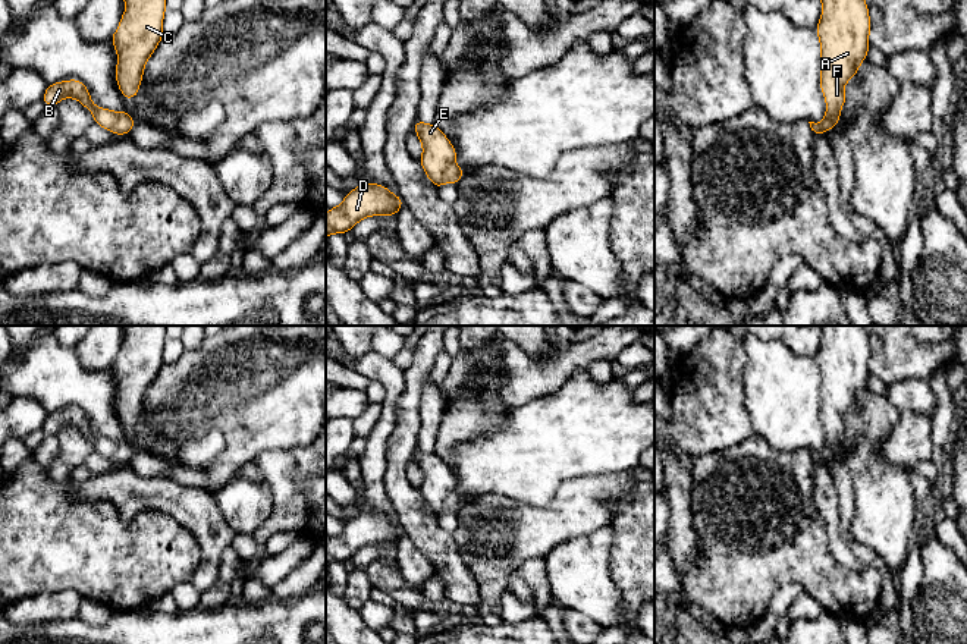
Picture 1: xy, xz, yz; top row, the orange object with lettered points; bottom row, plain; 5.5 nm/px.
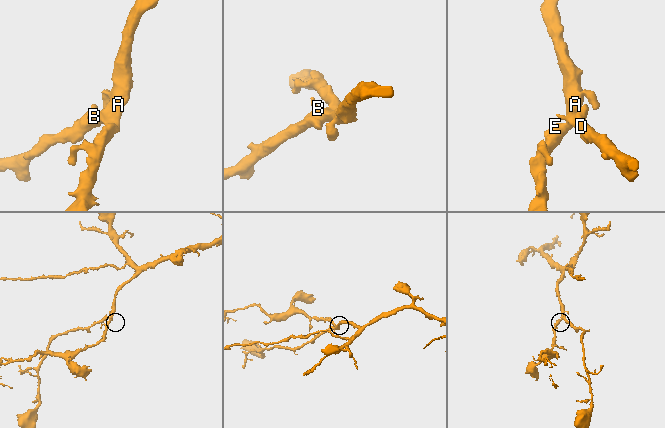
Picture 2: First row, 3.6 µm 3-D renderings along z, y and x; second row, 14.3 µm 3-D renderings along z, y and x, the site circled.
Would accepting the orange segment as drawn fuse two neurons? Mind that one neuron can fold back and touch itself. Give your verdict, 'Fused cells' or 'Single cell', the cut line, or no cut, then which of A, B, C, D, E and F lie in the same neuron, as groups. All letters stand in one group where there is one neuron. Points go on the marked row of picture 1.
Single cell. No split. Groups: A B C D E F

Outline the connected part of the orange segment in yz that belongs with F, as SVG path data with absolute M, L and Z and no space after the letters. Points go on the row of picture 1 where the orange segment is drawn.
M822 0L816 34L820 40L820 89L826 114L820 123L809 122L816 136L838 125L847 100L844 85L867 57L870 28L864 0Z

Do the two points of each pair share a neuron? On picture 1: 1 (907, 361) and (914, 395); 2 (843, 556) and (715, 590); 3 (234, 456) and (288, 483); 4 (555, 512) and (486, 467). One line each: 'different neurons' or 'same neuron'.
1: different neurons
2: different neurons
3: different neurons
4: different neurons

